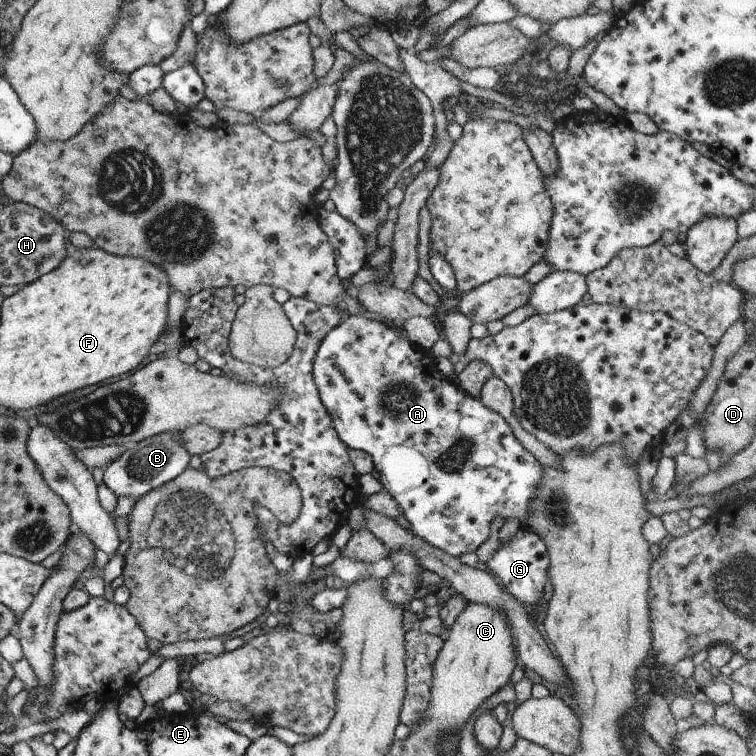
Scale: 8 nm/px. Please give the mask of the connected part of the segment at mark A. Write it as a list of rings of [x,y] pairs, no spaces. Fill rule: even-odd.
[[[344,316],[317,347],[312,376],[339,440],[371,456],[379,474],[376,480],[397,502],[409,522],[408,530],[419,539],[459,557],[487,540],[493,516],[504,521],[515,518],[525,529],[521,523],[530,514],[529,504],[540,486],[544,467],[517,441],[501,416],[453,385],[437,370],[435,358],[413,346],[405,334],[365,316]]]

